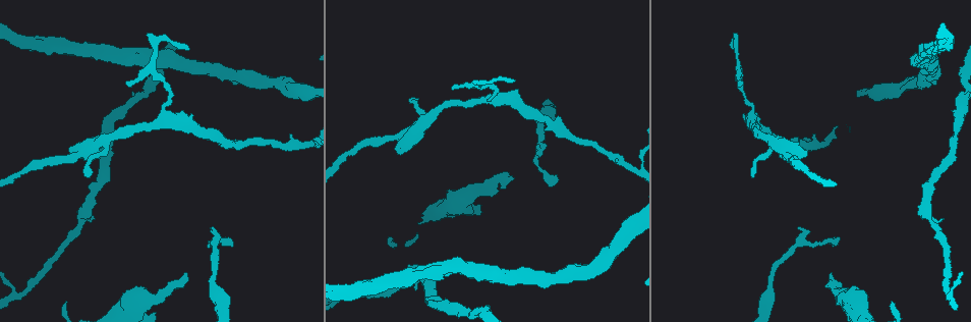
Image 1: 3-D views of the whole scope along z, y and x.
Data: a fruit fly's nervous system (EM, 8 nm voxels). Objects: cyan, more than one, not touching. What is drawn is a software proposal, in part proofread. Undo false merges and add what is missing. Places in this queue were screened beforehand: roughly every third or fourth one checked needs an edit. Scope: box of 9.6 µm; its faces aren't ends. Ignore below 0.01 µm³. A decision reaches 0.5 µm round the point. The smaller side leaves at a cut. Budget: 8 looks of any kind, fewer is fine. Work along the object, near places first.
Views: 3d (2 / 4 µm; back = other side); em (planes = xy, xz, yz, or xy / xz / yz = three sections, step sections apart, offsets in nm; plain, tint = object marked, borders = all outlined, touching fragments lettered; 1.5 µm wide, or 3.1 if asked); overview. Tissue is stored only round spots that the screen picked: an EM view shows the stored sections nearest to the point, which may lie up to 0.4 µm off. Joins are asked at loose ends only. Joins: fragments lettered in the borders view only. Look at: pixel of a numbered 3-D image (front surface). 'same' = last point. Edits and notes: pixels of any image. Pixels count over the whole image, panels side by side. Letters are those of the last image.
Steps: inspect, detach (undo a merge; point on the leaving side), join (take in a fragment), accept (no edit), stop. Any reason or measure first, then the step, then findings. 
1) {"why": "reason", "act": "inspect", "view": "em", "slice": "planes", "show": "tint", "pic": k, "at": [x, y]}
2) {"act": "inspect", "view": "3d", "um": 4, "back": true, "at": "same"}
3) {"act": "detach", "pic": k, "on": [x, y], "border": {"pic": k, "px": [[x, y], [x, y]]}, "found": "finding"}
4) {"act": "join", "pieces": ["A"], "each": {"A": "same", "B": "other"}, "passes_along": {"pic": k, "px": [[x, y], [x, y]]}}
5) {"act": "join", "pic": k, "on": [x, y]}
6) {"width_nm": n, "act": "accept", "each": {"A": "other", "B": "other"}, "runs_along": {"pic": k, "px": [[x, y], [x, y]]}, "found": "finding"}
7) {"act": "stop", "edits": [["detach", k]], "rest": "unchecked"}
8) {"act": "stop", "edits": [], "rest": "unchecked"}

{"why": "branch point", "act": "inspect", "view": "3d", "um": 2, "pic": 1, "at": [798, 244]}

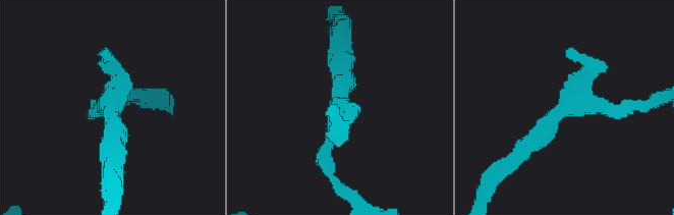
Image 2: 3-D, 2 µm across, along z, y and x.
{"why": "need the tissue", "act": "inspect", "view": "em", "slice": "yz", "step": 4, "show": "tint", "pic": 2, "at": [570, 107]}

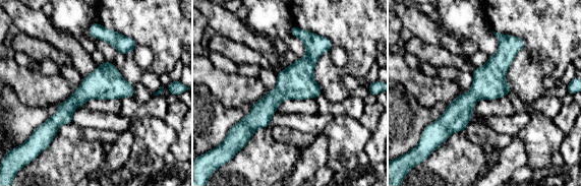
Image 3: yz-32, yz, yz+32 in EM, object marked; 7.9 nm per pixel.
{"act": "inspect", "view": "em", "slice": "planes", "show": "borders", "at": "same"}

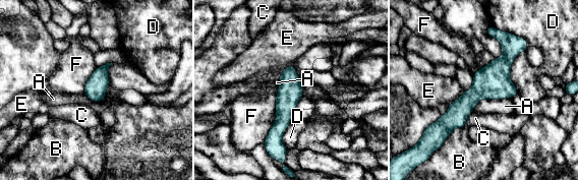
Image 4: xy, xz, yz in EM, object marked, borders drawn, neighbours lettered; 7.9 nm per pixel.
{"act": "accept", "each": {"A": "other", "B": "other", "C": "other", "D": "other", "E": "other", "F": "other"}, "found": "continuous, no second cell"}

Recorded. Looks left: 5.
{"why": "small branch off a trunk", "act": "inspect", "view": "3d", "um": 4, "pic": 1, "at": [108, 136]}

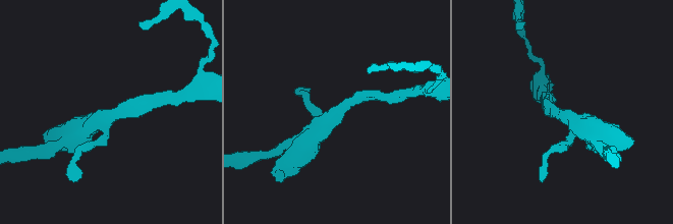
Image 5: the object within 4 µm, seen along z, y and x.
{"why": "shape alone is not enough", "act": "inspect", "view": "em", "slice": "planes", "show": "borders", "pic": 5, "at": [109, 114]}

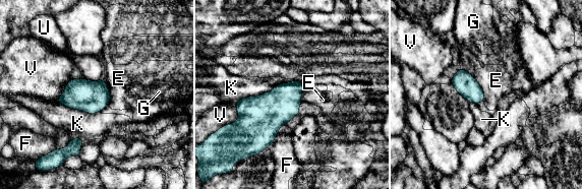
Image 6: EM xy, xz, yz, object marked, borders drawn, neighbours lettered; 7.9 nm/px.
{"width_nm": 20, "act": "accept", "each": {"E": "other", "F": "other", "G": "other", "K": "other", "U": "other", "V": "other"}, "border": {"pic": 6, "px": [[473, 76], [484, 95], [483, 101]]}, "found": "one cell here"}

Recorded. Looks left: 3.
{"act": "inspect", "view": "3d", "um": 4, "pic": 1, "at": [19, 296]}

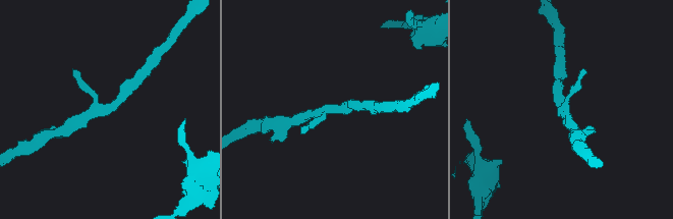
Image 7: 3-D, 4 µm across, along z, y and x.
{"act": "inspect", "view": "em", "slice": "planes", "show": "borders", "pic": 7, "at": [103, 108]}

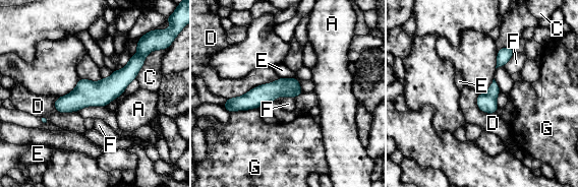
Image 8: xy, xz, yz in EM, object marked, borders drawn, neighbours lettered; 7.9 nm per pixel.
{"longest_contact_nm": ["D", 460], "act": "accept", "each": {"A": "other", "C": "other", "D": "other", "E": "other", "F": "other", "G": "other"}, "runs_along": {"pic": 8, "px": [[139, 52], [111, 88], [59, 109]]}, "found": "continuous, no second cell"}

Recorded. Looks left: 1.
{"act": "stop", "edits": [], "rest": "unchecked"}

